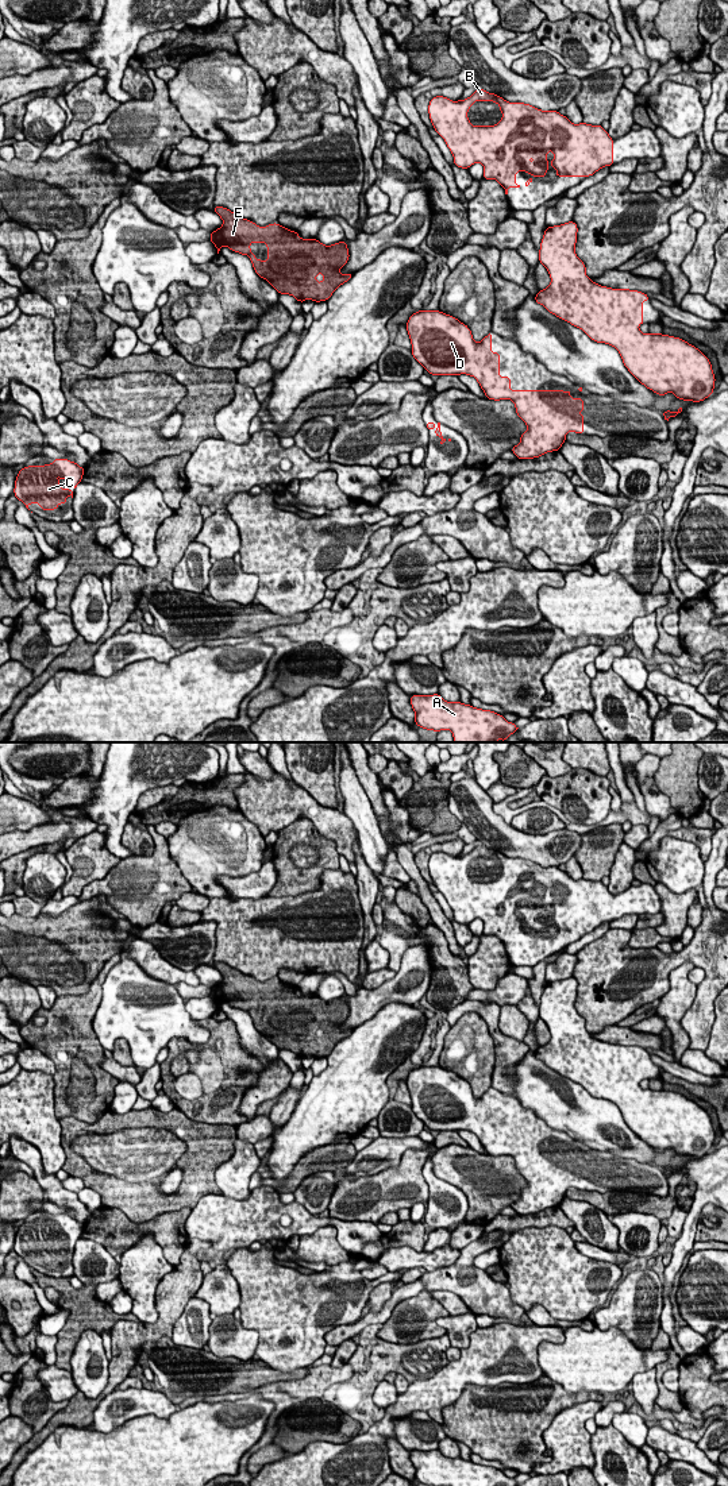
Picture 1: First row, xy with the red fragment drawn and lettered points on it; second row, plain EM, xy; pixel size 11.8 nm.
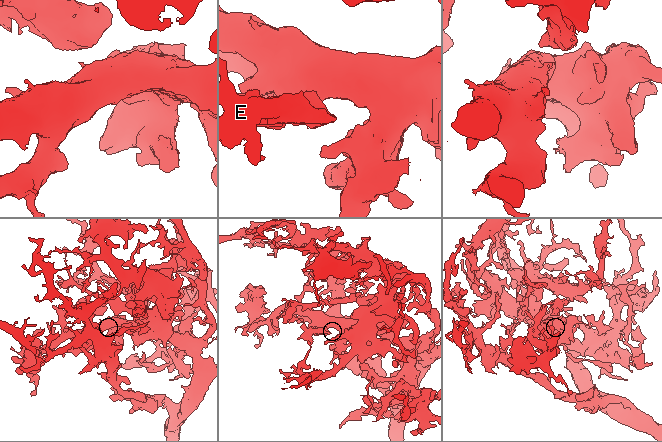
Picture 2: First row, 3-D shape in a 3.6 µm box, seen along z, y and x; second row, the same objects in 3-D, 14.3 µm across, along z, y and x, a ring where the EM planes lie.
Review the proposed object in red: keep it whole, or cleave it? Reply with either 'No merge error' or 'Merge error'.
Merge error

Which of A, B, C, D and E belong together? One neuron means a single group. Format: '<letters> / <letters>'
A B C D / E

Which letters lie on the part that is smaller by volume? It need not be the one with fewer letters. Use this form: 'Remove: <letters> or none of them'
Remove: E

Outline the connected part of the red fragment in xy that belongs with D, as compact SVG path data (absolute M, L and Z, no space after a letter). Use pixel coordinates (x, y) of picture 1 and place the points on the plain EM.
M419 1066L411 1070L407 1086L413 1113L432 1131L474 1132L489 1155L511 1155L527 1186L511 1207L517 1215L534 1215L559 1207L569 1188L583 1190L583 1154L571 1154L571 1146L512 1146L511 1132L500 1131L500 1108L492 1107L492 1088L474 1097L470 1084L440 1066Z

